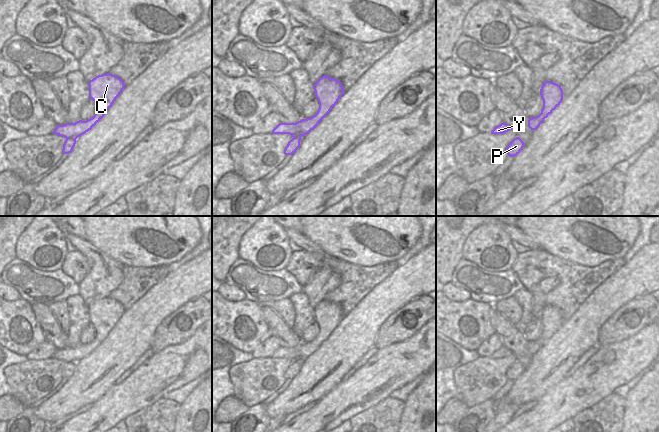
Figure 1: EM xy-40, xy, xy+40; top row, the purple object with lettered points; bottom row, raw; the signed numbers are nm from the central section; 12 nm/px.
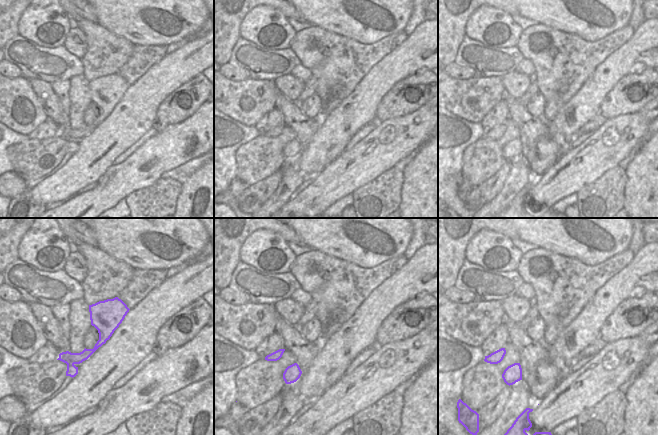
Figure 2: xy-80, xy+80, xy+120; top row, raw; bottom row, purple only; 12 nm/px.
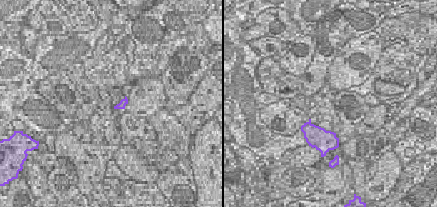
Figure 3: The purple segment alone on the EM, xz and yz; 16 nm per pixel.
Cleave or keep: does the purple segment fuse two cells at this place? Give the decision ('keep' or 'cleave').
keep

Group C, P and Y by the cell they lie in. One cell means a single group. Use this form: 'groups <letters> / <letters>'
groups C P Y

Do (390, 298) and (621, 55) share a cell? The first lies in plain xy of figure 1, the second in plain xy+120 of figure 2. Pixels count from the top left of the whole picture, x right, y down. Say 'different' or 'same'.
same

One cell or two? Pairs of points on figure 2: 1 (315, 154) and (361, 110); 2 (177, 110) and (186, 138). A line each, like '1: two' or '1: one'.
1: one
2: two

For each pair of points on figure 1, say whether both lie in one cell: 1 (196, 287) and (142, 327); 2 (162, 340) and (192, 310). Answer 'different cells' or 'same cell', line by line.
1: same cell
2: same cell

